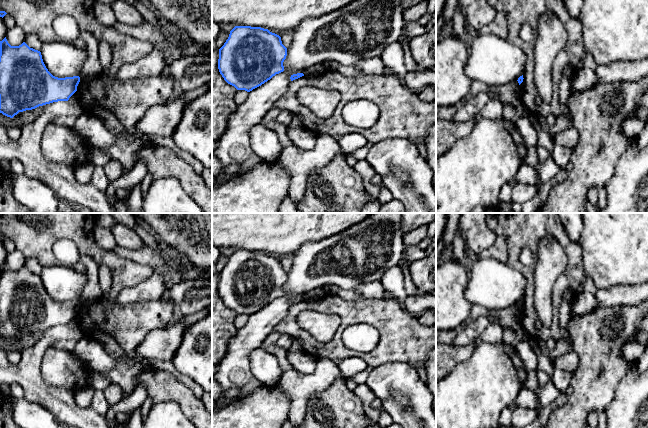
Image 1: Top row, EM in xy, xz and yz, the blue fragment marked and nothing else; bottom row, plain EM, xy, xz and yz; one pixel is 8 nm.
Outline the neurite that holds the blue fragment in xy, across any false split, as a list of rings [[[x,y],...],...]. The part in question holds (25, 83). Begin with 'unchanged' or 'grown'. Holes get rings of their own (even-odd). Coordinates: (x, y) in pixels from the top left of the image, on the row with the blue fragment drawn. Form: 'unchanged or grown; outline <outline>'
unchanged; outline [[[6,37],[0,41],[0,113],[13,118],[19,112],[32,110],[39,106],[58,101],[68,101],[77,91],[80,82],[79,76],[58,78],[46,68],[41,52],[30,48],[25,42],[19,46],[11,46]]]

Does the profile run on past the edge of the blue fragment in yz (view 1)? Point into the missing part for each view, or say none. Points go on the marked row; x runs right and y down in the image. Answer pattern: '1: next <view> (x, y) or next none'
1: next none

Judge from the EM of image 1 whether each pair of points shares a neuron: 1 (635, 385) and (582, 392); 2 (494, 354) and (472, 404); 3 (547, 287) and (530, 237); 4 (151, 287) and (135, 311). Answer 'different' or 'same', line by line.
1: different
2: same
3: different
4: different

